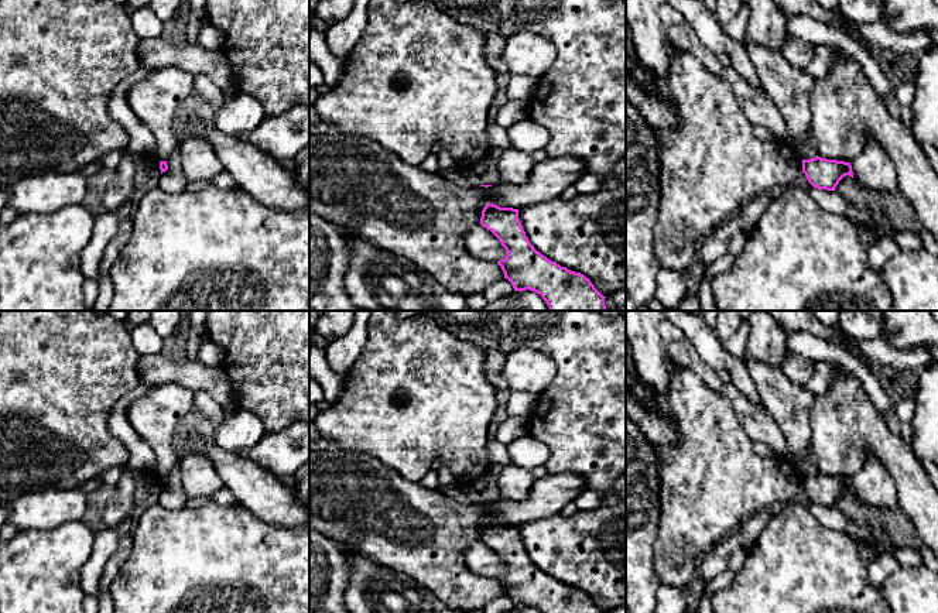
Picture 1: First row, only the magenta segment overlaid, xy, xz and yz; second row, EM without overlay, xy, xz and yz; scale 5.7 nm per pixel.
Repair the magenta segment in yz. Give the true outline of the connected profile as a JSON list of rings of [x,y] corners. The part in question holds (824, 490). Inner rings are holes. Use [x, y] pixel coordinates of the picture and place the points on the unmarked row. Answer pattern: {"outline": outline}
{"outline": [[[815,473],[802,476],[802,489],[808,499],[818,506],[835,507],[839,497],[849,492],[853,494],[850,479]]]}

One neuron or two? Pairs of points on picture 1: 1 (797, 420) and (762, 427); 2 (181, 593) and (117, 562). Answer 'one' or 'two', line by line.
1: two
2: two

